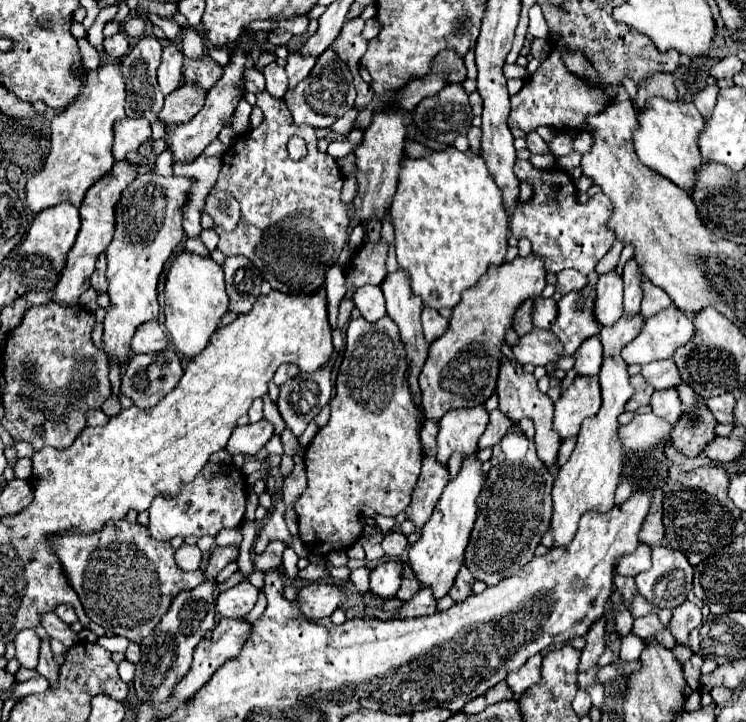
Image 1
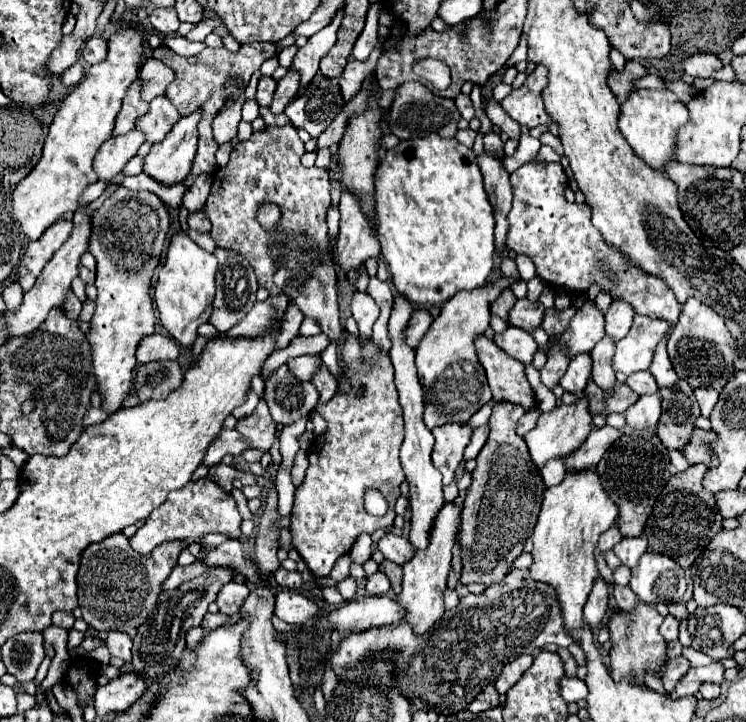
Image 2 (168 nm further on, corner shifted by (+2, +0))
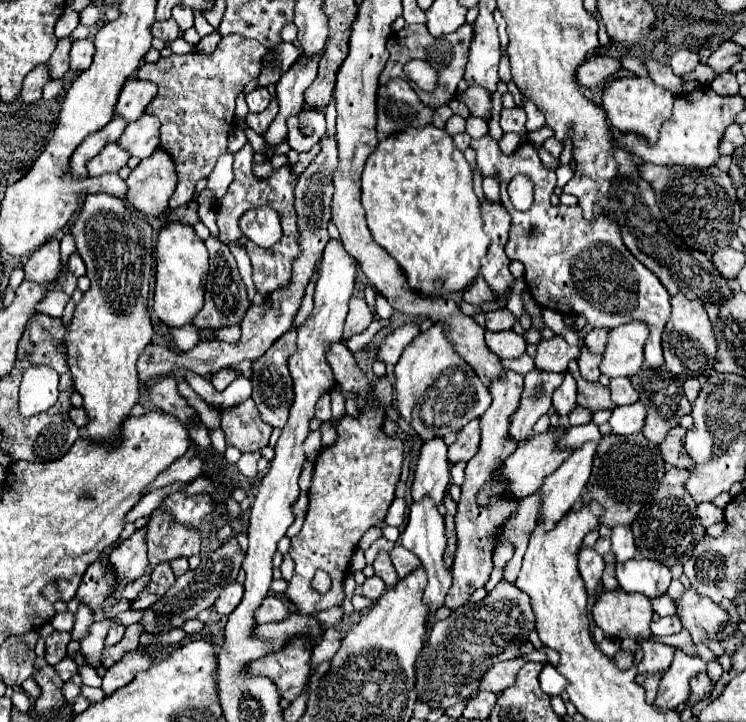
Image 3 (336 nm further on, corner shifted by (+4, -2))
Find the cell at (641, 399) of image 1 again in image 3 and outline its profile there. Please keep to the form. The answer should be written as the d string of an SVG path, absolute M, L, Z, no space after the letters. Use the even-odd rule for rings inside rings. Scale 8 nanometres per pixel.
M570 360L568 362L568 372L576 380L576 386L578 386L578 404L580 406L584 406L584 408L588 408L592 412L598 412L598 410L614 410L614 404L610 400L610 390L606 386L602 386L600 382L586 382L580 376L578 362L576 360Z

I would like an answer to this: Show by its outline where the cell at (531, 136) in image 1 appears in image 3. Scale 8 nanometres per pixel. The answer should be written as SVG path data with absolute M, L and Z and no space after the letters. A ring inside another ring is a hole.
M470 86L464 92L456 94L454 98L462 100L468 106L470 114L474 114L474 116L480 116L480 118L490 118L492 116L492 100L490 100L488 92L480 86Z

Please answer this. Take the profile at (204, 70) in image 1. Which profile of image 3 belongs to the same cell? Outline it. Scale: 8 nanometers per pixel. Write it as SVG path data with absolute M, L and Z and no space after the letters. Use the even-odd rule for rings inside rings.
M224 36L212 54L190 52L182 56L160 58L156 64L144 64L136 70L138 80L158 86L156 96L146 108L160 120L158 148L168 152L176 166L176 192L170 198L170 208L184 206L194 196L198 180L208 178L220 152L226 148L226 138L234 126L234 102L242 88L258 78L262 66L232 66L232 36Z

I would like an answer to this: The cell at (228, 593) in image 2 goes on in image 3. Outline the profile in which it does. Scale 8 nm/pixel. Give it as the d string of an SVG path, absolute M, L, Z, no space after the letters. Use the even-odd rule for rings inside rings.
M238 582L228 584L228 586L220 592L220 596L218 596L216 604L214 604L214 610L216 610L218 614L228 616L228 614L240 604L242 594L244 594L244 586L242 586L242 584L238 584Z

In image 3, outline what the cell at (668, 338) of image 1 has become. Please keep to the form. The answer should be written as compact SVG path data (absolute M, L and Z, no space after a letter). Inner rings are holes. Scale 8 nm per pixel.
M628 322L608 332L606 350L602 354L600 372L608 378L632 376L640 372L644 362L644 342L648 326L644 322Z

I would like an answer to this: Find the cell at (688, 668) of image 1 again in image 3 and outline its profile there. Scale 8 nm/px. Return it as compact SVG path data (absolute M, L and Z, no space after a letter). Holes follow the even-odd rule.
M638 674L636 676L636 684L640 684L644 690L646 690L646 700L648 700L648 704L652 704L654 702L654 698L656 698L656 692L658 692L658 684L660 684L660 674Z

